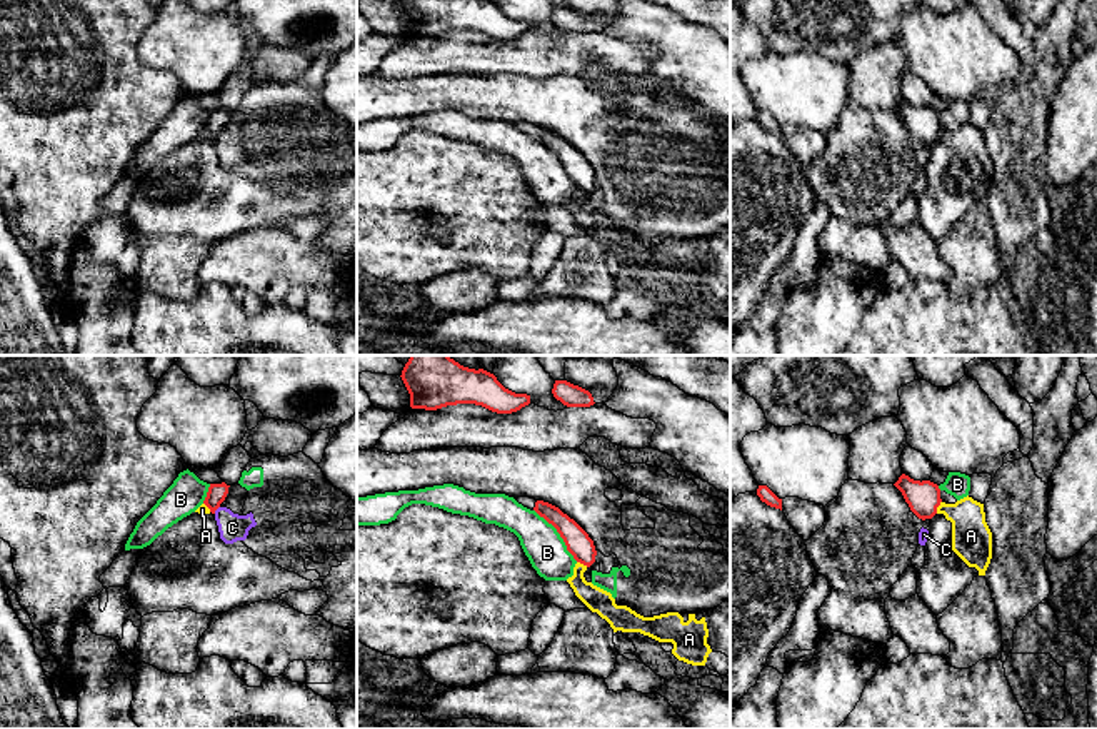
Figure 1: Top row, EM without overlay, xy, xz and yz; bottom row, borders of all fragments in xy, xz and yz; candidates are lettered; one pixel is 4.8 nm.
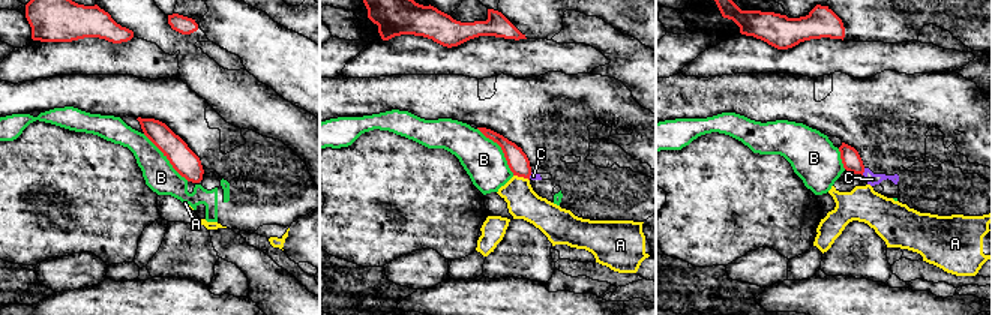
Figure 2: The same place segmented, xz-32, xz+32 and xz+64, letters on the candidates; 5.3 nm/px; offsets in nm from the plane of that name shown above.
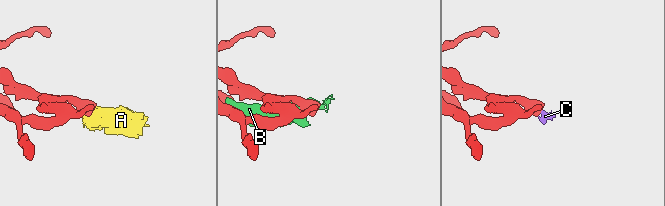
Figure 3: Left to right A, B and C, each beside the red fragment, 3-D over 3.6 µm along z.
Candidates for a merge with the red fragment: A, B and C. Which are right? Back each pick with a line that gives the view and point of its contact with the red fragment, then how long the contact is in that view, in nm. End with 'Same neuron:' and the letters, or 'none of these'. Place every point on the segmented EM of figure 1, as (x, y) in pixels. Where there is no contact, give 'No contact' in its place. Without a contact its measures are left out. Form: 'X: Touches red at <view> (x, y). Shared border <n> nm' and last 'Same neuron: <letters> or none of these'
Same neuron: none of these

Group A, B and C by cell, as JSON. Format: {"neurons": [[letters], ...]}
{"neurons": [["A"], ["B", "C"]]}

